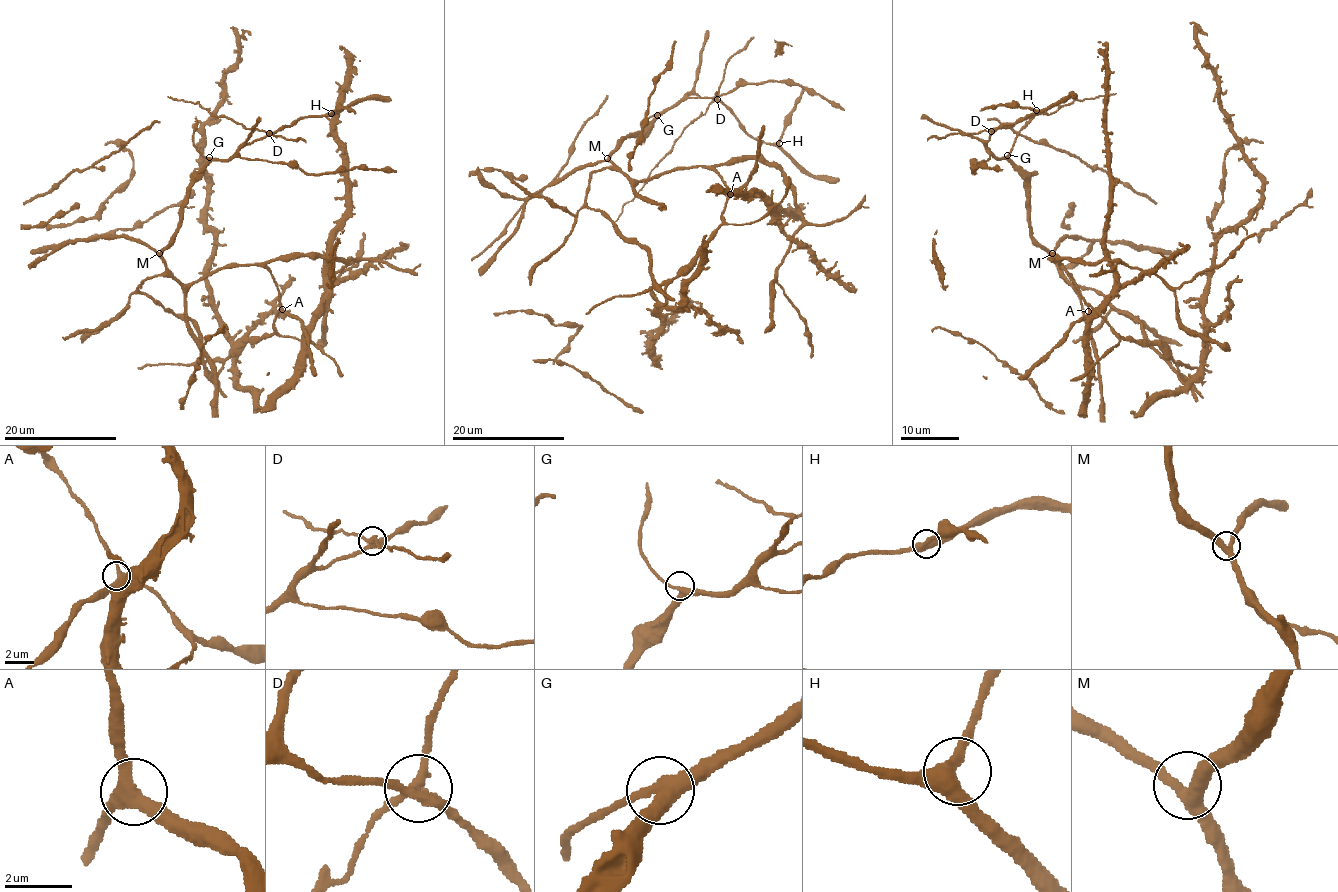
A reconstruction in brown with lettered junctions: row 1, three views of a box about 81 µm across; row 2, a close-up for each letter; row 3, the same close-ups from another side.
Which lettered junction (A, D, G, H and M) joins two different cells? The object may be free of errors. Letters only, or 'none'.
D

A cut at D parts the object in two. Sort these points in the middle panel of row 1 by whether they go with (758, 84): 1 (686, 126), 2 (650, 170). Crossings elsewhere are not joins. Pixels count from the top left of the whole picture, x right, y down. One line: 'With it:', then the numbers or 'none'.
With it: none

